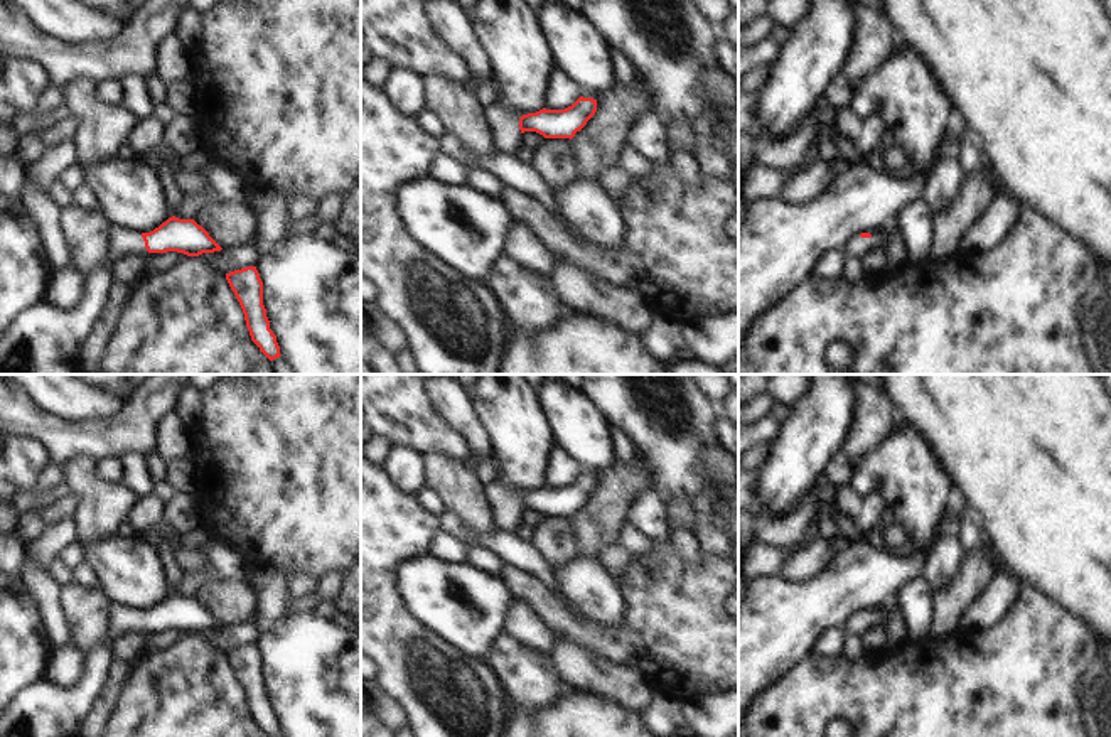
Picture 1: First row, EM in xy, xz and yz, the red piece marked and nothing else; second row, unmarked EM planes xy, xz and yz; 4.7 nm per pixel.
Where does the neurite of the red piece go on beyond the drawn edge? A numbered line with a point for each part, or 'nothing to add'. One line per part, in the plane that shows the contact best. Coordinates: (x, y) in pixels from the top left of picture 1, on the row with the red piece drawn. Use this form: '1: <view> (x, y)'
1: xy (42, 339)

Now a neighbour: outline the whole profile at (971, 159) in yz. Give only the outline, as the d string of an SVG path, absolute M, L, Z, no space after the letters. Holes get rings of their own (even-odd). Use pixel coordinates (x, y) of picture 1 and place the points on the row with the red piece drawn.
M958 123L958 132L956 132L956 152L954 153L964 174L976 172L986 165L983 152L973 145L969 133L959 123Z

